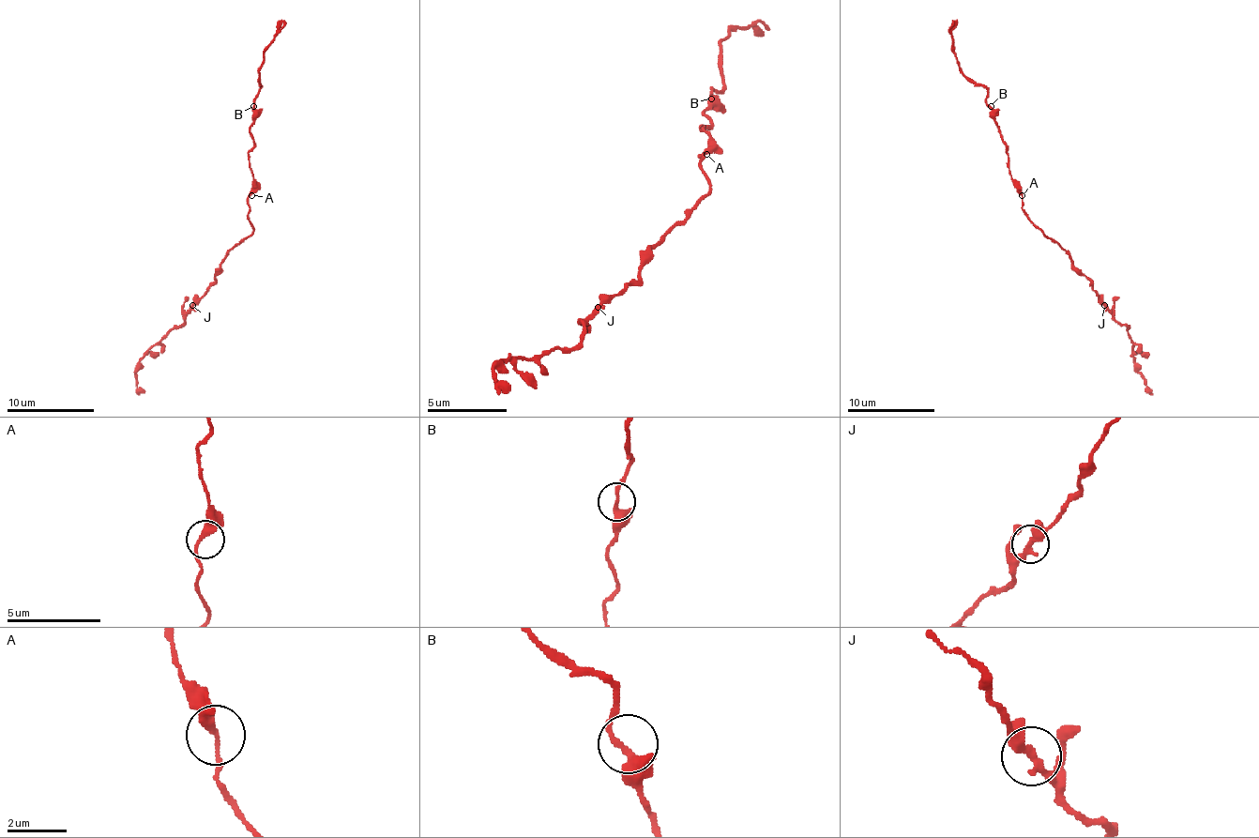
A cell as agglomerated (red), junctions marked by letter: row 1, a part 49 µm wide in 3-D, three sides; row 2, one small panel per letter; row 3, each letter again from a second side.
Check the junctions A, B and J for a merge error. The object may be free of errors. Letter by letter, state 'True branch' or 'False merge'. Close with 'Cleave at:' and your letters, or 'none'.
A: True branch
B: True branch
J: True branch
Cleave at: none

